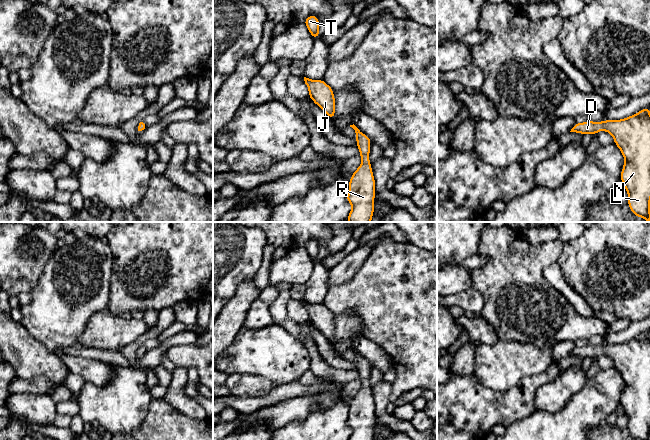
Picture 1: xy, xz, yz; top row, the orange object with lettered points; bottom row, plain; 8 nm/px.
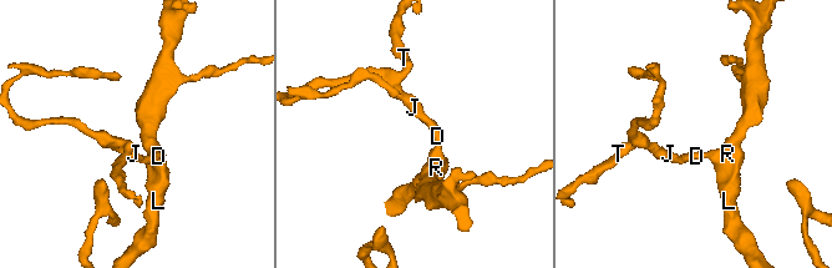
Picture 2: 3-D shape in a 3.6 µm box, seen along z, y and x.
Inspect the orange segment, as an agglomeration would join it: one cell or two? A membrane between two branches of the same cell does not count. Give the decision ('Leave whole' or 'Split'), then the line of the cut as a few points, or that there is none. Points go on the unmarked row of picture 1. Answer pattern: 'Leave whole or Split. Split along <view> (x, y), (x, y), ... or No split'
Leave whole. No split

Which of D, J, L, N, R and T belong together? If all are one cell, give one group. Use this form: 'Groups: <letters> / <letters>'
Groups: D J L N R T

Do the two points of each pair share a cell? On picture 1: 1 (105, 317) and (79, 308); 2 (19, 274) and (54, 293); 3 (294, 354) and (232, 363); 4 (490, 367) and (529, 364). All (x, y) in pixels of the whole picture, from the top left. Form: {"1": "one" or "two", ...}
{"1": "two", "2": "two", "3": "one", "4": "one"}

